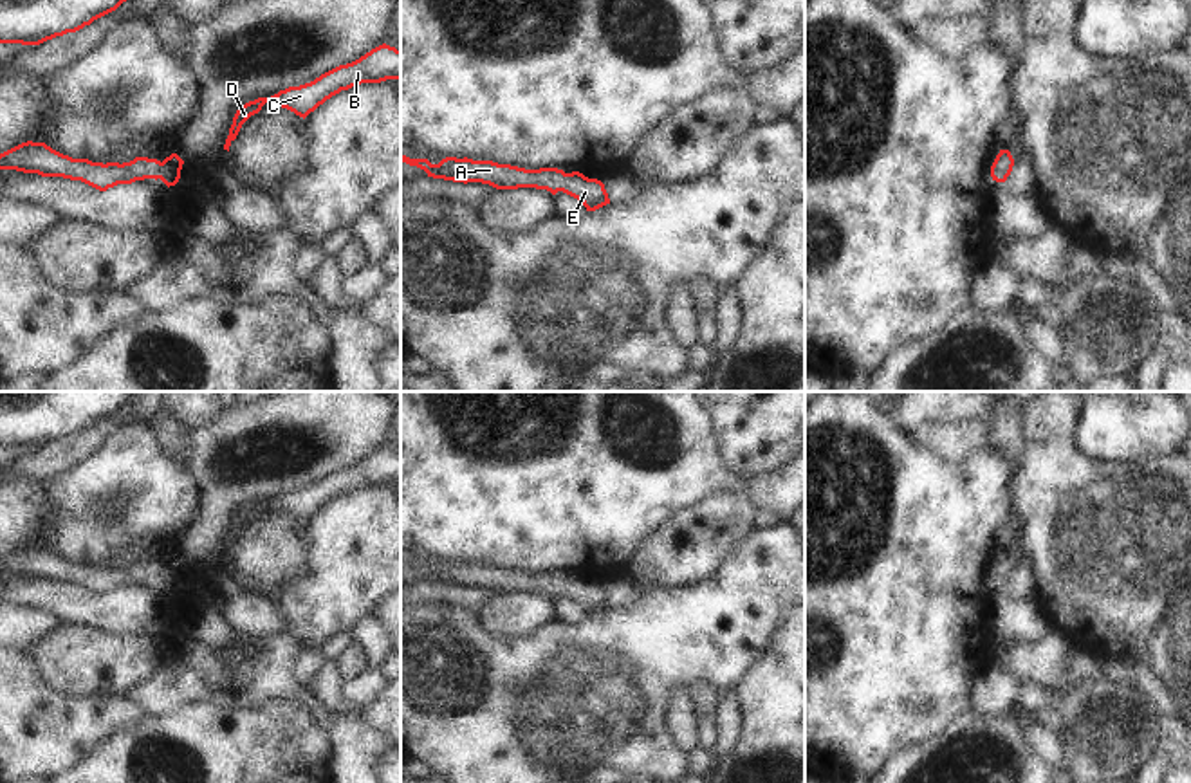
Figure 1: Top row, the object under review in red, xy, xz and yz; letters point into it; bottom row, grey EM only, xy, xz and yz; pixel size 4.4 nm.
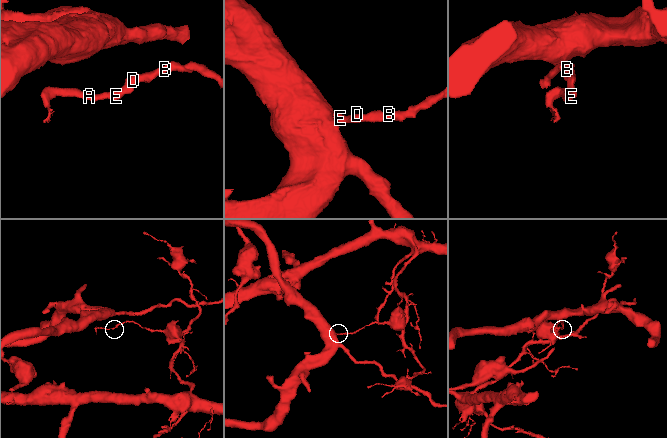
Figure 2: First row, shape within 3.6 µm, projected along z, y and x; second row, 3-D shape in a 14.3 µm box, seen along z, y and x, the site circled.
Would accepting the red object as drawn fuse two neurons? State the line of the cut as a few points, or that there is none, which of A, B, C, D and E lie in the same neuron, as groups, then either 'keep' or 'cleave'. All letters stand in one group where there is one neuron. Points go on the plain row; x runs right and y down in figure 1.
no cut | A B C D E | keep

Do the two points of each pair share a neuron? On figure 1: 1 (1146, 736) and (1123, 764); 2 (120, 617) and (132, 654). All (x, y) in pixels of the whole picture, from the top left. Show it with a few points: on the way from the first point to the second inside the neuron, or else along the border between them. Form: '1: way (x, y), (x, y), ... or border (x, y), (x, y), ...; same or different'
1: way (1139, 744), (1126, 756); same
2: border (85, 625), (112, 634), (150, 634), (157, 639); different

